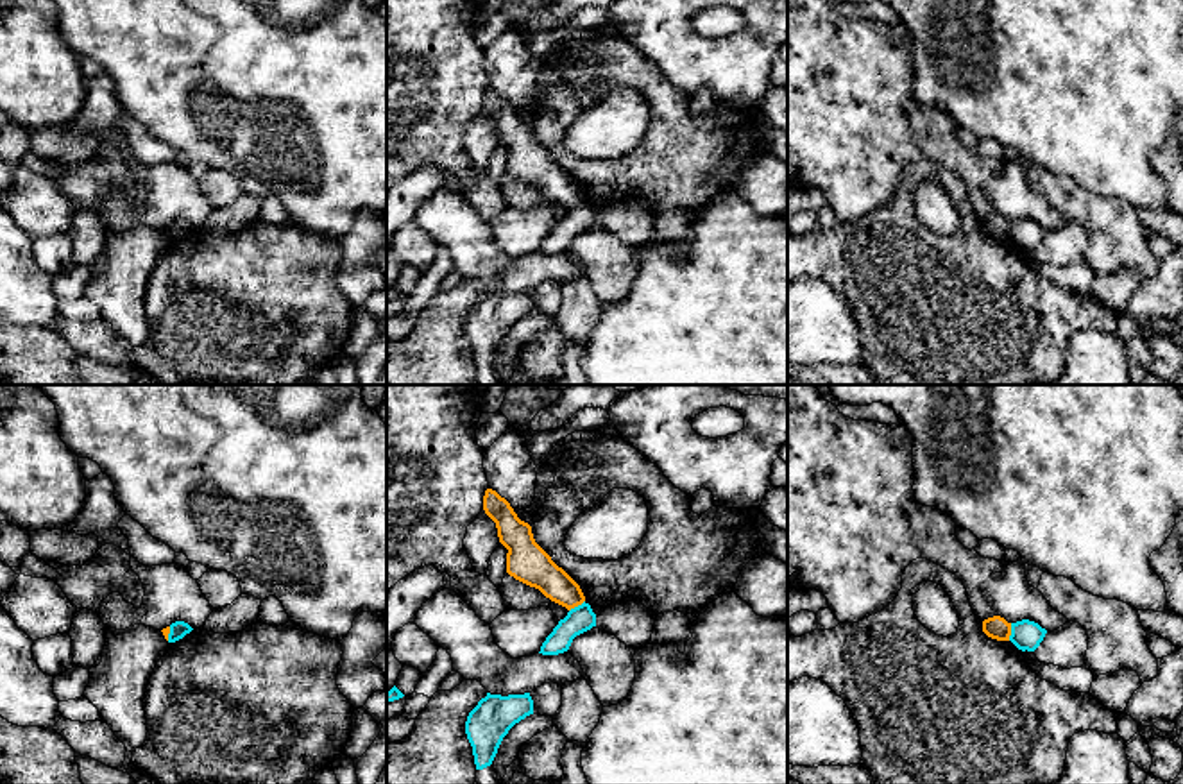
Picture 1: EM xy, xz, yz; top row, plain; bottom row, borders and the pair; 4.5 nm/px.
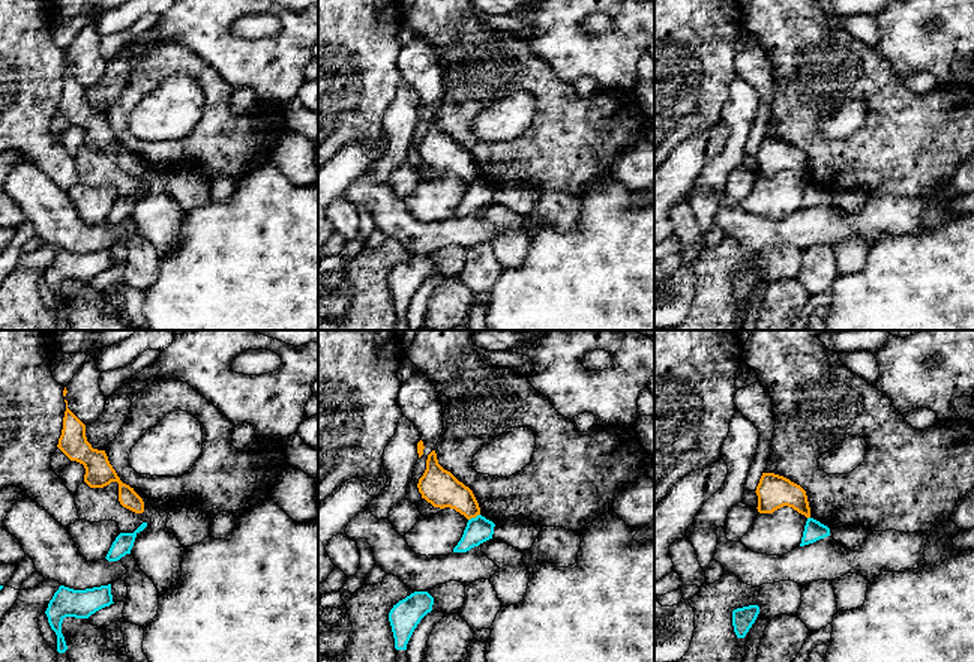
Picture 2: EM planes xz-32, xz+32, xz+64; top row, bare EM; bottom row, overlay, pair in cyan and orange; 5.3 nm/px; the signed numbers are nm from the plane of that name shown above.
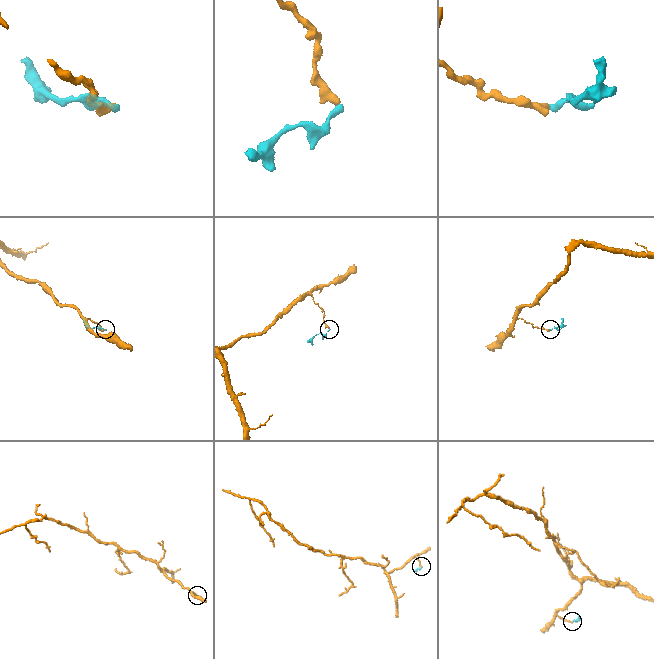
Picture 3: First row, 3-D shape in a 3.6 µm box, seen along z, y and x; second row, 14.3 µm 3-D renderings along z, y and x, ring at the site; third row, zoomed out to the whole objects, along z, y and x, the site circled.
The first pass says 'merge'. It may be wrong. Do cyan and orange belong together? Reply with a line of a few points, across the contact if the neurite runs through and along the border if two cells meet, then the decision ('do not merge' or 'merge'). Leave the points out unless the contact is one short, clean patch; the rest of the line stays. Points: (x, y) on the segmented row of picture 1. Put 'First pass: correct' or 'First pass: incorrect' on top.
First pass: incorrect
line yz (1012, 623), (1008, 639); do not merge

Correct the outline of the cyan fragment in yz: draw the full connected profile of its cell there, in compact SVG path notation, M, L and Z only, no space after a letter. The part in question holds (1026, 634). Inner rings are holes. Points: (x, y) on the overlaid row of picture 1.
M1022 619L1011 623L1009 641L1022 652L1034 652L1043 641L1045 634L1047 630L1042 628L1038 623Z

